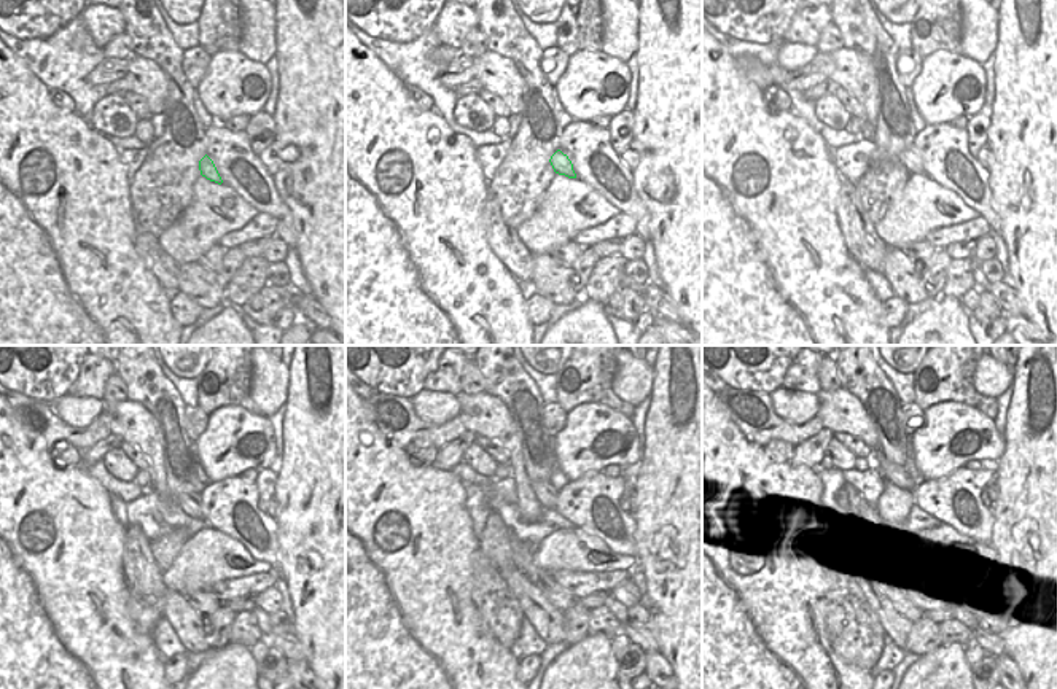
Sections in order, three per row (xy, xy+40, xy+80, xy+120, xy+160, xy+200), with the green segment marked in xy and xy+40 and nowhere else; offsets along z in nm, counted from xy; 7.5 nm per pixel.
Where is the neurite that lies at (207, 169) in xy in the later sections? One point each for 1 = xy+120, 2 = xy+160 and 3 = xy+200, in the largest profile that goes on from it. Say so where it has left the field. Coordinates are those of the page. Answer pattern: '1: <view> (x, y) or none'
1: xy+120 (190, 503)
2: xy+160 (546, 494)
3: xy+200 (906, 478)

